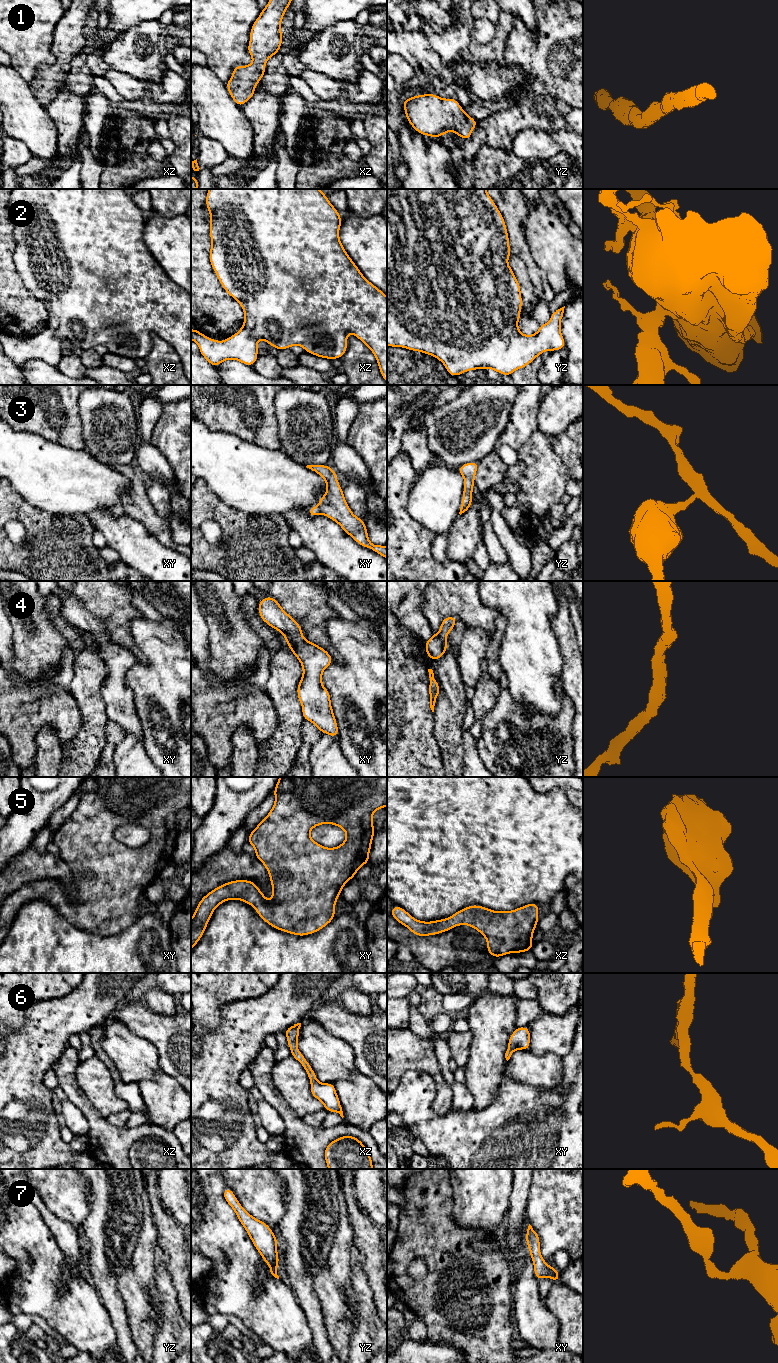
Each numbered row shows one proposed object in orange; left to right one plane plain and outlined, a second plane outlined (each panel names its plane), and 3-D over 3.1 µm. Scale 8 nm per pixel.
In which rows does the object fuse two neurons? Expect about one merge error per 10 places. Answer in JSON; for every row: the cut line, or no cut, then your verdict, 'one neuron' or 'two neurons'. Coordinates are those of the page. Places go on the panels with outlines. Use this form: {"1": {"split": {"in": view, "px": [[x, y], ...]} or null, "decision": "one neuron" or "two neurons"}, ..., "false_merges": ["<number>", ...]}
{"1": {"split": null, "decision": "one neuron"}, "2": {"split": null, "decision": "one neuron"}, "3": {"split": {"in": "xy", "px": [[318, 505], [321, 512]]}, "decision": "two neurons"}, "4": {"split": null, "decision": "one neuron"}, "5": {"split": null, "decision": "one neuron"}, "6": {"split": null, "decision": "one neuron"}, "7": {"split": null, "decision": "one neuron"}, "false_merges": ["3"]}

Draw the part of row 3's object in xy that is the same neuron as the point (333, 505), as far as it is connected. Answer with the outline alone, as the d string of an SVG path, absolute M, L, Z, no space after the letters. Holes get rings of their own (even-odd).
M307 465L306 467L319 474L327 484L326 495L319 498L318 506L321 513L338 523L343 531L359 545L387 559L387 547L385 545L375 545L369 541L364 520L356 517L349 508L334 469L328 465Z

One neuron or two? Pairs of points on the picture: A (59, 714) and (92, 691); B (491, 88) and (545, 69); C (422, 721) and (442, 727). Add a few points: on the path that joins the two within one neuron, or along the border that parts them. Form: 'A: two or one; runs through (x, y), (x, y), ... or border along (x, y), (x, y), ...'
A: two; border along (68, 690), (80, 713), (81, 725)
B: two; border along (507, 64), (519, 66), (532, 79), (530, 91)
C: two; border along (432, 712), (434, 736), (439, 747)

